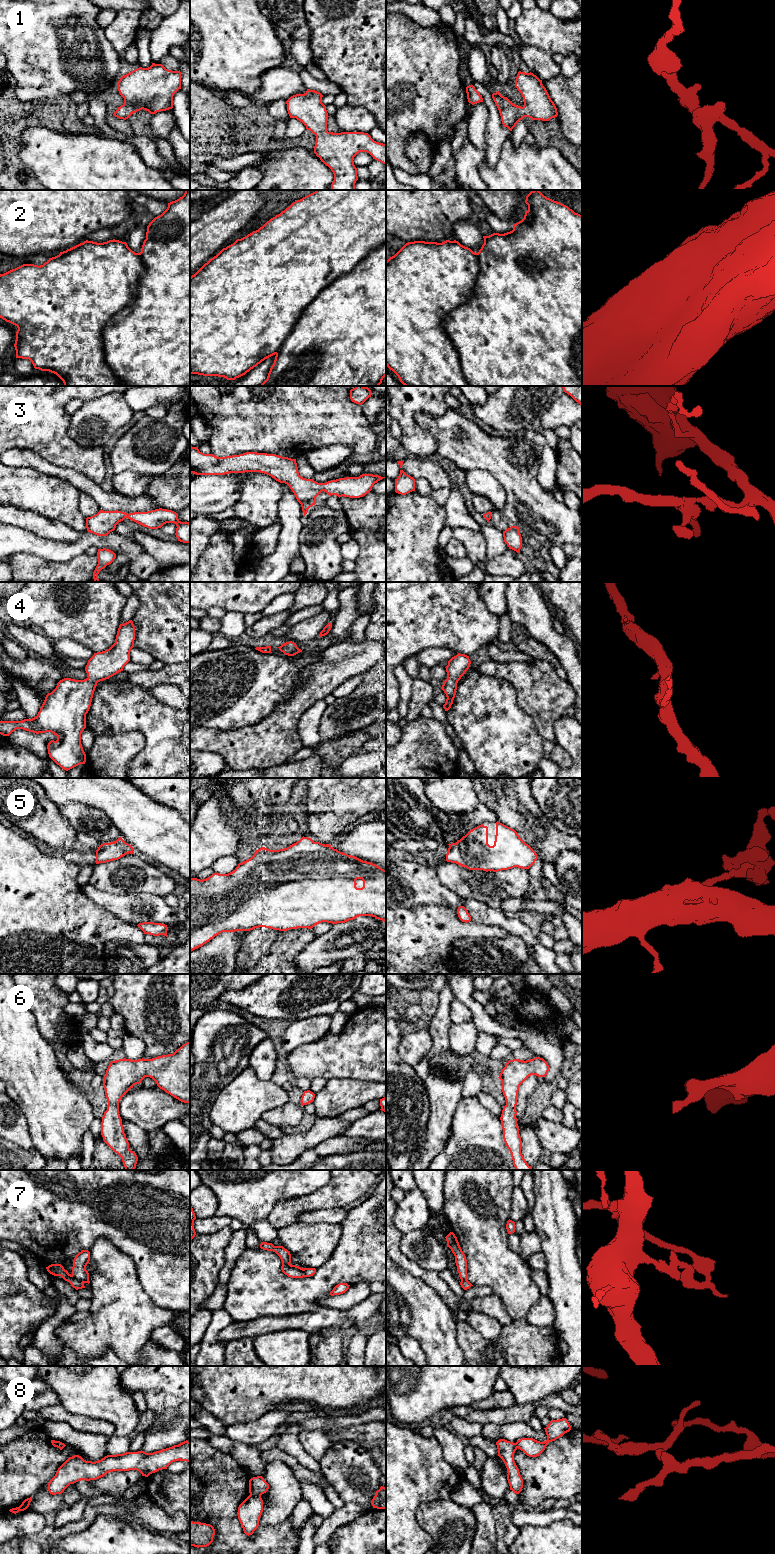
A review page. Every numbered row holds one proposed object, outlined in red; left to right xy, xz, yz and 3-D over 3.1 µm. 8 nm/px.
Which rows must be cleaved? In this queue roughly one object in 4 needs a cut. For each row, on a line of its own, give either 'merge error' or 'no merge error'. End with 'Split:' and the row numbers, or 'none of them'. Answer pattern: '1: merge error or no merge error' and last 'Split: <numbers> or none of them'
1: no merge error
2: merge error
3: no merge error
4: no merge error
5: no merge error
6: no merge error
7: merge error
8: merge error
Split: 2, 7, 8

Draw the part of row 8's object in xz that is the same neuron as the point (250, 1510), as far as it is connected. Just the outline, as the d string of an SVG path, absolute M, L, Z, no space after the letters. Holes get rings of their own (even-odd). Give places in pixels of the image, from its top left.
M249 1495L238 1507L238 1519L246 1535L252 1535L259 1526L263 1512L263 1500L260 1496Z

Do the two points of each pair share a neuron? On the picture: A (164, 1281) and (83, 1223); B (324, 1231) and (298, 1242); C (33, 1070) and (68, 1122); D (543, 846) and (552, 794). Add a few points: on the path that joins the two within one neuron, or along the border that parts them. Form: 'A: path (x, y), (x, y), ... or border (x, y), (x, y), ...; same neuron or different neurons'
A: path (146, 1260), (112, 1228), (104, 1225); same neuron
B: path (318, 1237), (313, 1242), (304, 1242); same neuron
C: path (36, 1083), (57, 1109); same neuron
D: border (535, 799), (539, 809), (547, 819), (566, 834); different neurons

